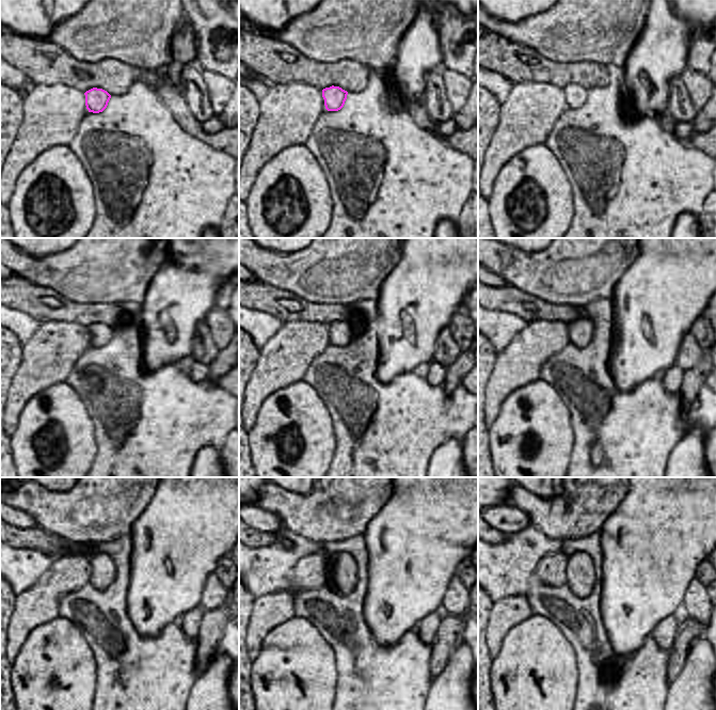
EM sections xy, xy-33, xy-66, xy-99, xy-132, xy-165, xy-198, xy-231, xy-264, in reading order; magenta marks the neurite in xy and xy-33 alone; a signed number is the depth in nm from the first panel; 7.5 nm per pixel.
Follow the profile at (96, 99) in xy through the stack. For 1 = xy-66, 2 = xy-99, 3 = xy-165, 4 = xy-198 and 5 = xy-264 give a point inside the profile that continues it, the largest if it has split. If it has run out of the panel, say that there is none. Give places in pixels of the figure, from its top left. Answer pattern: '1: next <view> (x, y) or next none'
1: next xy-66 (576, 96)
2: next xy-99 (101, 334)
3: next xy-165 (582, 331)
4: next xy-198 (104, 571)
5: next xy-264 (583, 577)

